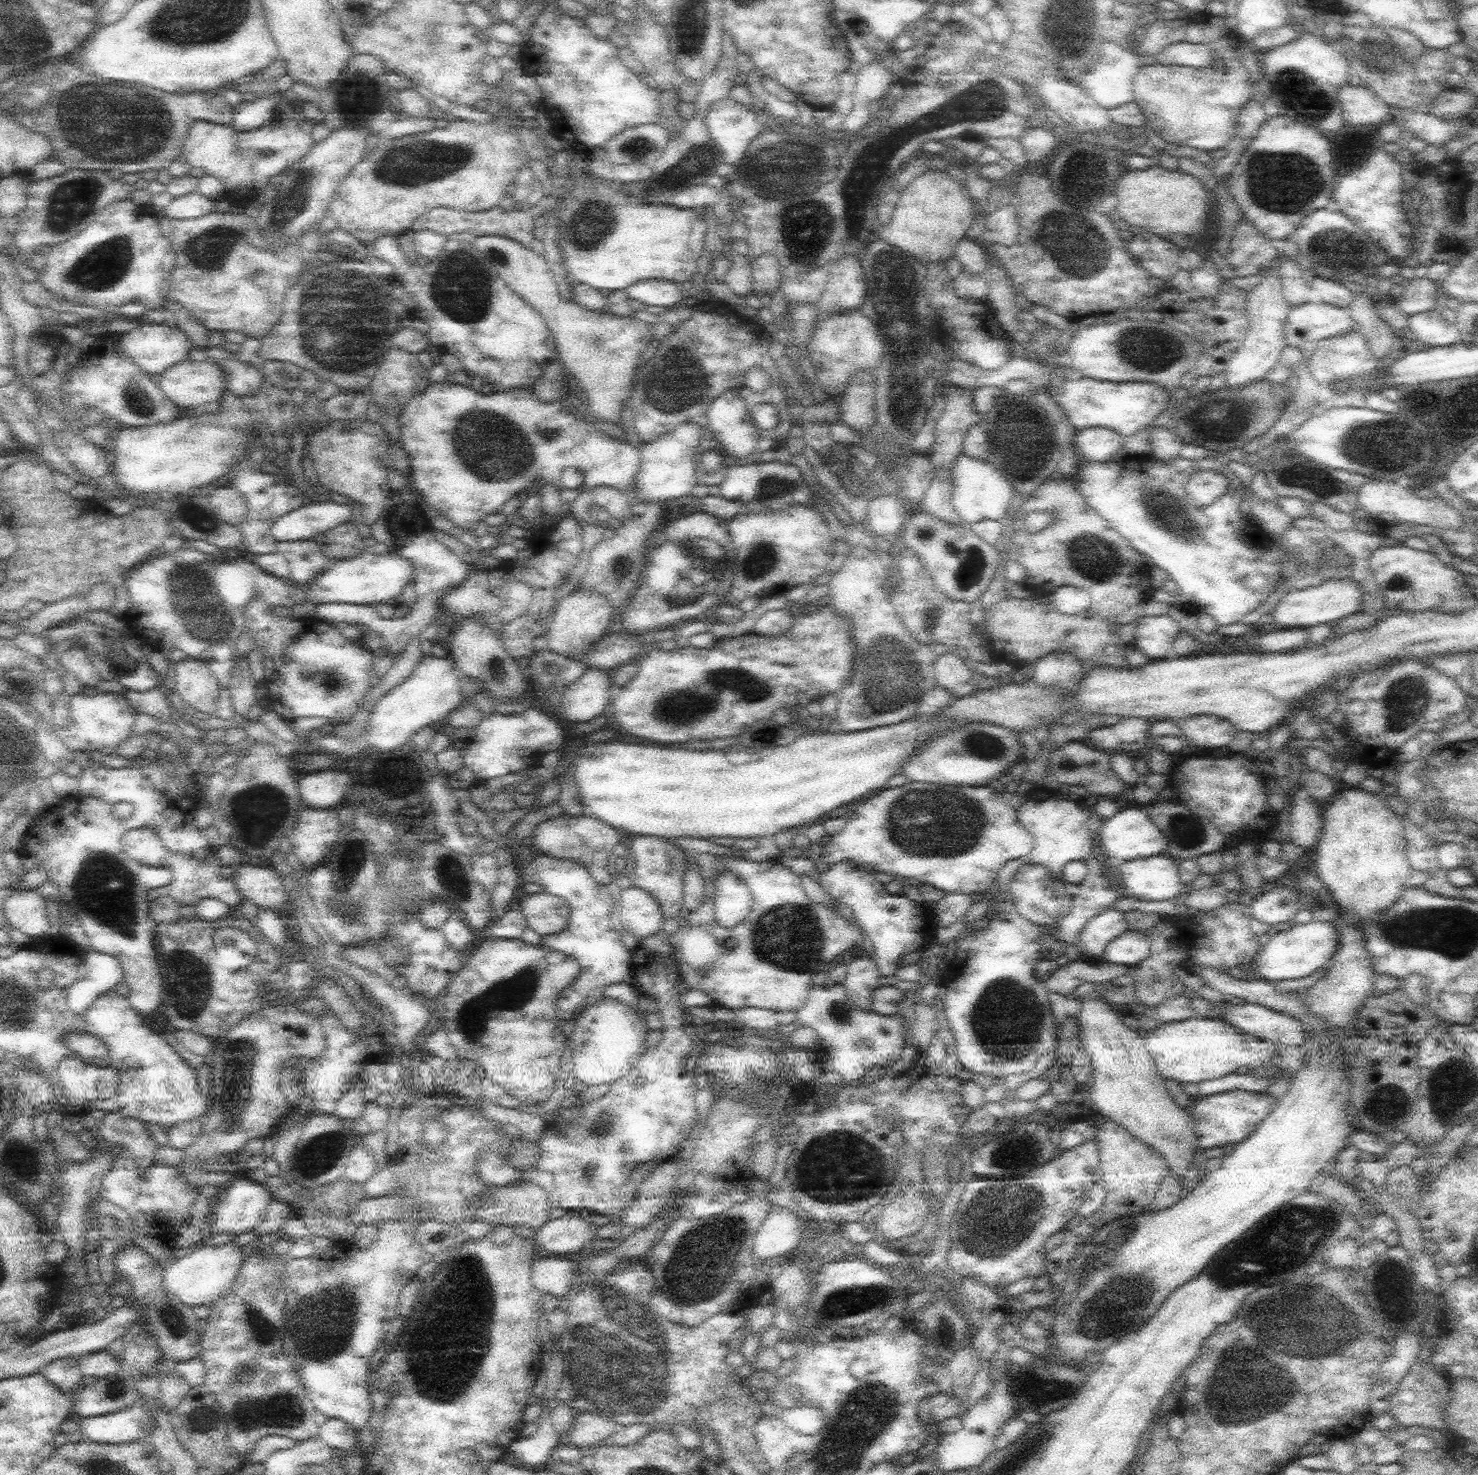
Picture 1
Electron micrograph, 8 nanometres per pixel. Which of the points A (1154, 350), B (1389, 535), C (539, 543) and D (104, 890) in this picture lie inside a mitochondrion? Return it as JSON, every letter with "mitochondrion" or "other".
{"A":"mitochondrion","B":"other","C":"other","D":"mitochondrion"}

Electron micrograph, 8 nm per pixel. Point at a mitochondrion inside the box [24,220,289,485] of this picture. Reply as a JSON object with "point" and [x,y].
{"point":[108,262]}

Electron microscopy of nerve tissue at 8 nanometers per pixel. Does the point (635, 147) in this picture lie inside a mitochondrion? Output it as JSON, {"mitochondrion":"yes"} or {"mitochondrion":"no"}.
{"mitochondrion":"yes"}

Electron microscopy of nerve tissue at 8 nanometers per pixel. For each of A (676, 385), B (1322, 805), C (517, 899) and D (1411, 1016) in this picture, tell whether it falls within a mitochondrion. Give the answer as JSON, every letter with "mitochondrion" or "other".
{"A":"mitochondrion","B":"other","C":"other","D":"other"}

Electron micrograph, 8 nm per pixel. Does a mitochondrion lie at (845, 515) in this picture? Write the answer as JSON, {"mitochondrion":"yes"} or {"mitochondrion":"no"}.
{"mitochondrion":"no"}

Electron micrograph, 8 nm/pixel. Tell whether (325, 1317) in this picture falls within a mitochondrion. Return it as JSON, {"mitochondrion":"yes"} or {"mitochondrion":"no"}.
{"mitochondrion":"yes"}

